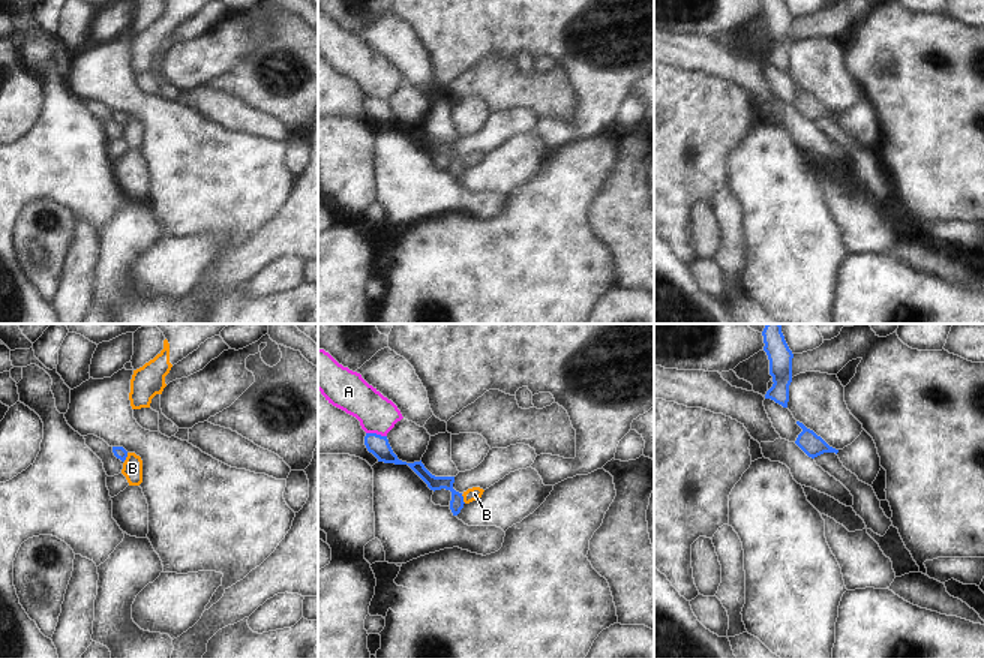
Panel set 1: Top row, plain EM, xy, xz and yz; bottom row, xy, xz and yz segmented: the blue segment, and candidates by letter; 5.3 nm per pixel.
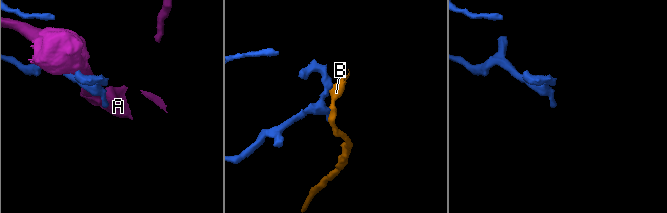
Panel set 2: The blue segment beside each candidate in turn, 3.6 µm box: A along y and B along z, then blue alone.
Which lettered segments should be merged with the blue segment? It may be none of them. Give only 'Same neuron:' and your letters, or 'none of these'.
Same neuron: none of these

